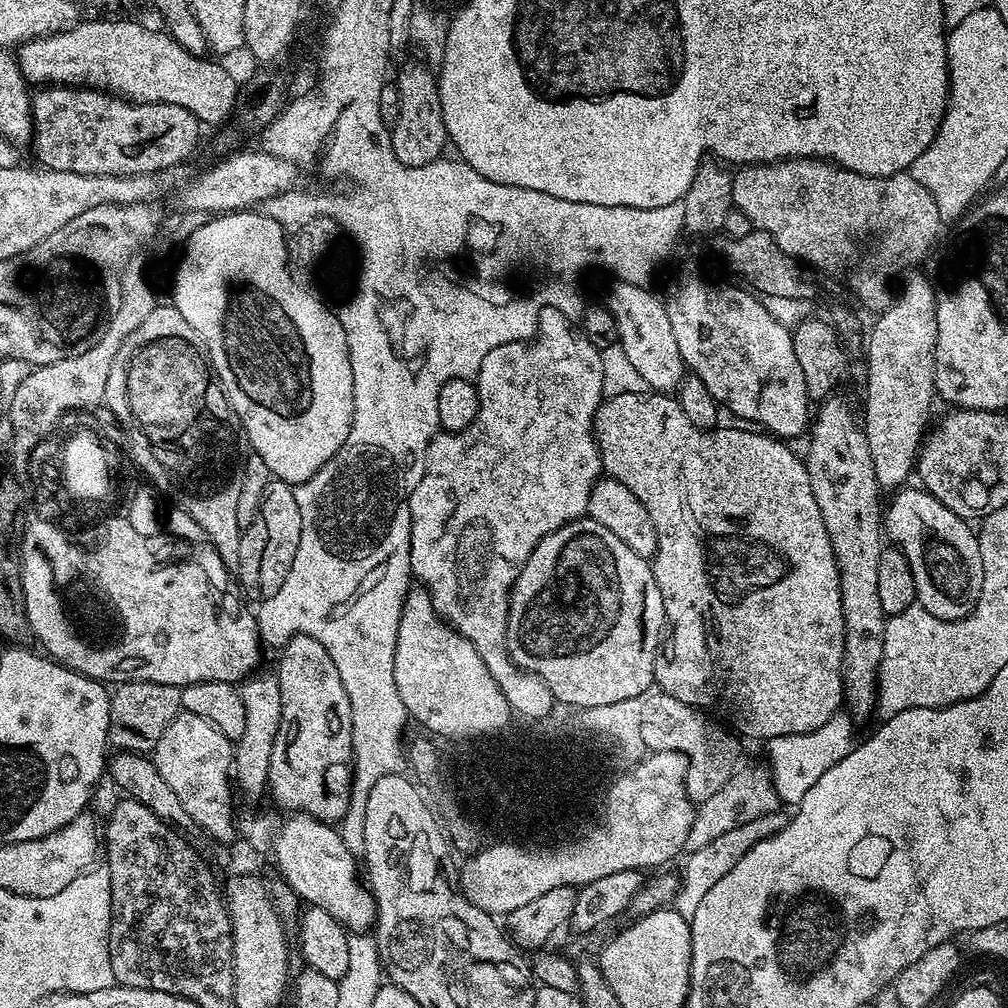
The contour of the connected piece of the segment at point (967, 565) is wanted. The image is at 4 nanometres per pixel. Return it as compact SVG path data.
M910 487L897 491L889 504L887 501L882 516L883 531L910 562L920 607L934 614L934 618L961 620L976 609L982 594L984 563L979 535L969 521L942 506L942 502L923 487Z

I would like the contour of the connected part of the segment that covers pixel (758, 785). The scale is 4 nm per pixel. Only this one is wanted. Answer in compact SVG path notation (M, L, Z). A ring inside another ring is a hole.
M741 767L716 794L703 800L696 808L696 816L690 822L690 832L686 834L683 851L689 854L699 850L726 831L777 811L781 804L771 775L765 767Z

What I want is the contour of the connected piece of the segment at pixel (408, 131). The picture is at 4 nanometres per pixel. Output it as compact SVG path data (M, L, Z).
M418 62L406 63L396 78L399 90L398 119L390 126L391 148L395 157L406 166L428 165L443 155L442 150L448 144L437 77L427 65Z

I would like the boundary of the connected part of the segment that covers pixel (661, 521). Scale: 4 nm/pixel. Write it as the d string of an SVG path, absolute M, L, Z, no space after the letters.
M635 392L609 396L596 411L592 431L595 432L596 444L600 447L603 471L611 479L622 482L622 486L632 491L634 498L638 498L638 502L642 502L642 506L650 510L650 522L656 531L656 554L650 563L654 582L658 582L658 590L662 590L666 621L666 639L654 673L659 691L719 718L741 737L749 736L750 739L761 742L779 736L813 732L831 716L837 715L844 704L844 611L840 571L836 565L836 555L830 546L830 534L826 534L826 522L822 522L822 510L818 510L818 502L814 502L814 490L810 490L807 463L801 457L799 460L784 445L787 443L783 439L760 430L743 432L740 428L723 426L705 430L694 426L694 422L690 422L690 418L682 414L680 403L668 394Z

